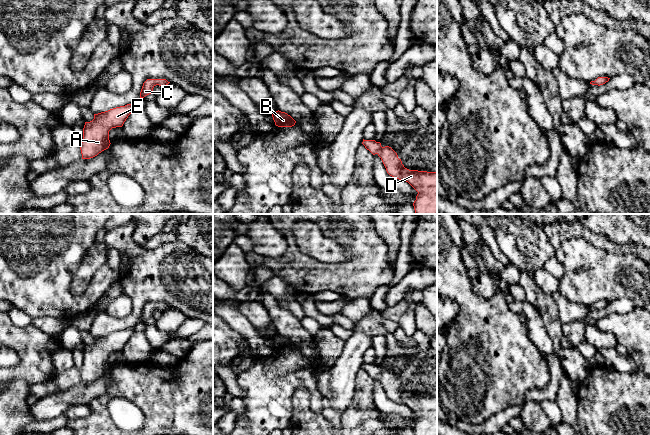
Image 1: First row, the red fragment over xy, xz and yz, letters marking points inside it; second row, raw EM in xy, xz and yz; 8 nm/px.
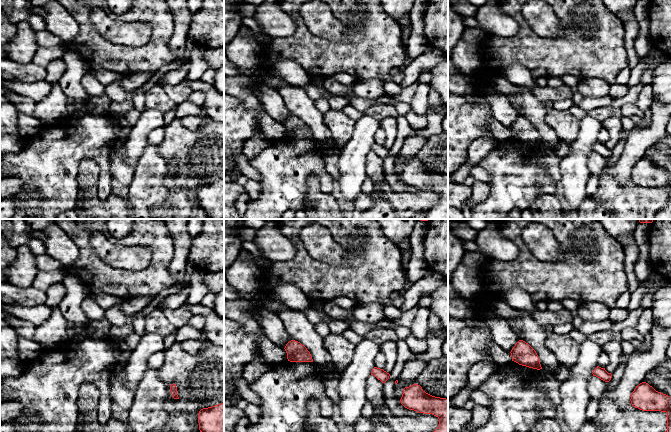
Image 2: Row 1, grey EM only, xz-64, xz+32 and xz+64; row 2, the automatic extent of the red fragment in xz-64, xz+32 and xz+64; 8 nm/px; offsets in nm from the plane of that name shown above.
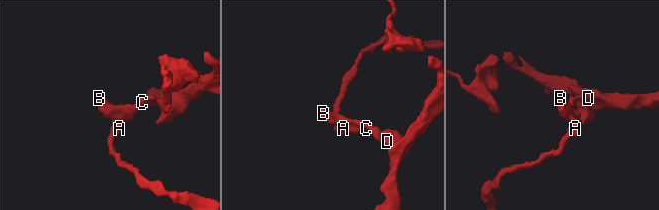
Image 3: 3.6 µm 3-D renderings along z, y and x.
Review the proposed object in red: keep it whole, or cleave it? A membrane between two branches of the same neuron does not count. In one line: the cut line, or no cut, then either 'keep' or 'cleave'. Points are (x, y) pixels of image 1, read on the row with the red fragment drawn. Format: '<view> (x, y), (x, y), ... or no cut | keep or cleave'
no cut | keep

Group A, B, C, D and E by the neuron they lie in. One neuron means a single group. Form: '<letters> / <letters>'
A B C D E

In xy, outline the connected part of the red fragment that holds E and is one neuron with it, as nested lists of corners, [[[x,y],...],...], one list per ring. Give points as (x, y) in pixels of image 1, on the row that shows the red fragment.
[[[134,103],[116,107],[105,112],[94,114],[94,119],[85,122],[83,141],[79,145],[82,159],[97,156],[110,146],[109,131],[112,128],[122,127],[128,116],[135,109]]]

